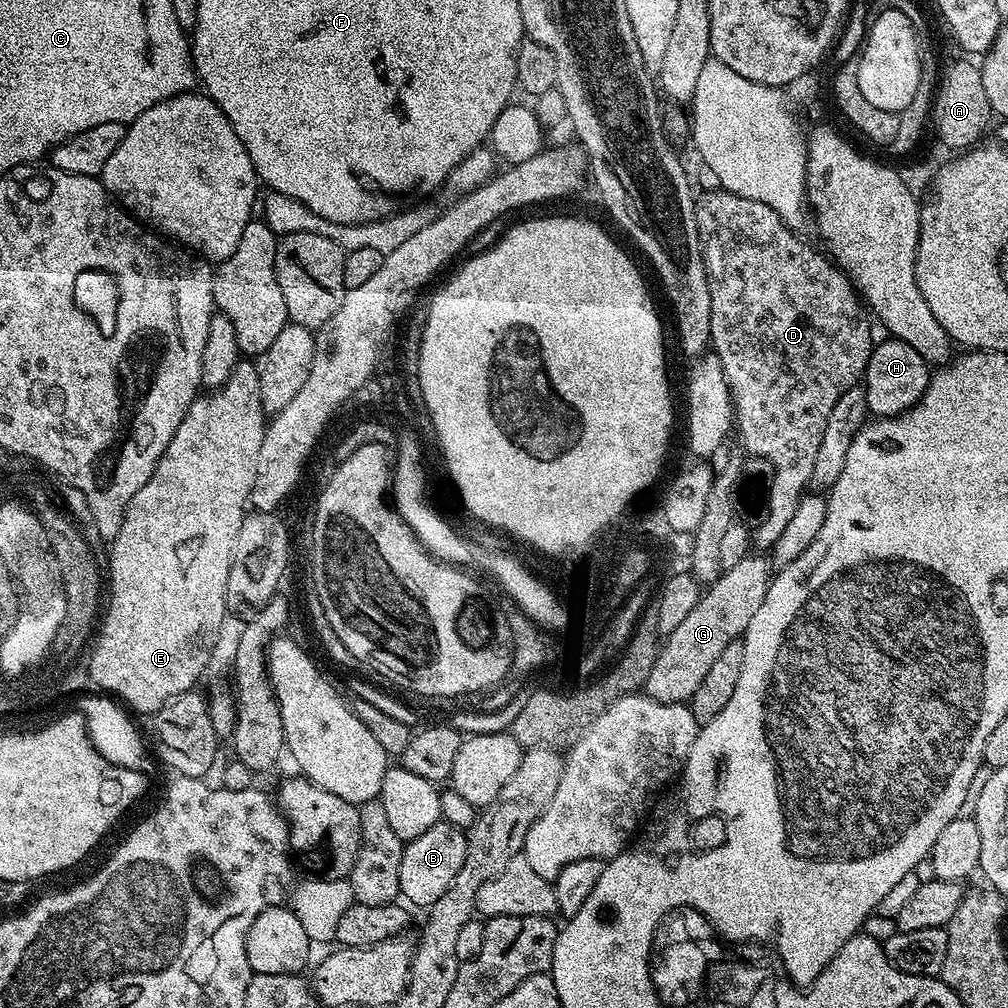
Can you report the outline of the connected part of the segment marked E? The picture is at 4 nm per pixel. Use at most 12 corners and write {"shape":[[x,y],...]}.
{"shape":[[255,363],[197,395],[110,542],[92,672],[197,687],[266,427]]}

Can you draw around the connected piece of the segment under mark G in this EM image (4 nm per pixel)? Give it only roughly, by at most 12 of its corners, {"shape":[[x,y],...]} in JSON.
{"shape":[[749,554],[703,589],[643,691],[691,701],[714,658],[741,639],[774,575]]}

